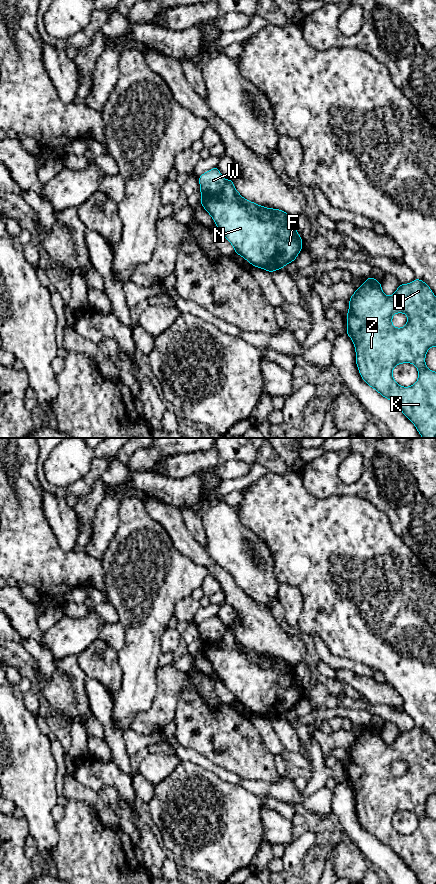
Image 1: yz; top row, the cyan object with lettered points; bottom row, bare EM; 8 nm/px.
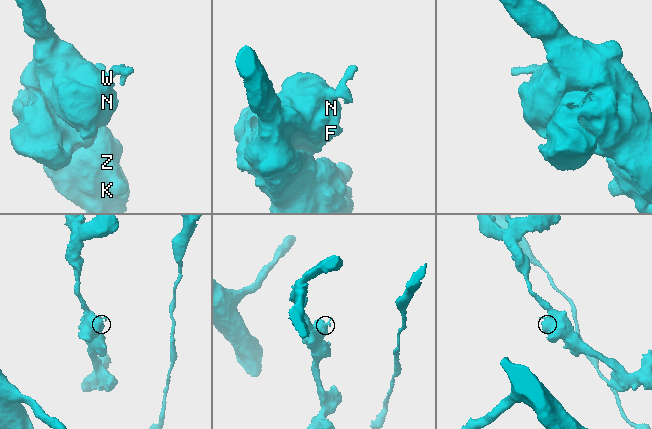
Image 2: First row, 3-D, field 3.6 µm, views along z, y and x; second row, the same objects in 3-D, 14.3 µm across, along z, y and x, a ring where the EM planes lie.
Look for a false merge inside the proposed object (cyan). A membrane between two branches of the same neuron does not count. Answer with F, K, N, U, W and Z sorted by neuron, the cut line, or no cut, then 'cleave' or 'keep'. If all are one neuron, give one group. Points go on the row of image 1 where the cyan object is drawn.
groups F K N U Z / W; cut yz (239, 200), (248, 211), (263, 219), (271, 219), (276, 214); cleave

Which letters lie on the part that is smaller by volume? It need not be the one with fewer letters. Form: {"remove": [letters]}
{"remove": ["W"]}

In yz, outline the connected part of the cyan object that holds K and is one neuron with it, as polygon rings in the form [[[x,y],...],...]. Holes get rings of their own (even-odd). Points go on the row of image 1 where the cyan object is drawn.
[[[369,276],[349,299],[346,334],[354,343],[356,364],[362,379],[383,397],[392,401],[415,425],[423,438],[436,438],[436,372],[429,370],[425,364],[427,350],[436,346],[436,296],[430,287],[416,278],[411,283],[400,284],[392,296],[386,296],[382,291],[381,282]],[[395,313],[407,315],[408,321],[403,328],[395,328],[392,325],[392,316]],[[402,363],[412,363],[418,369],[418,380],[410,387],[400,386],[392,376],[394,367]]]

